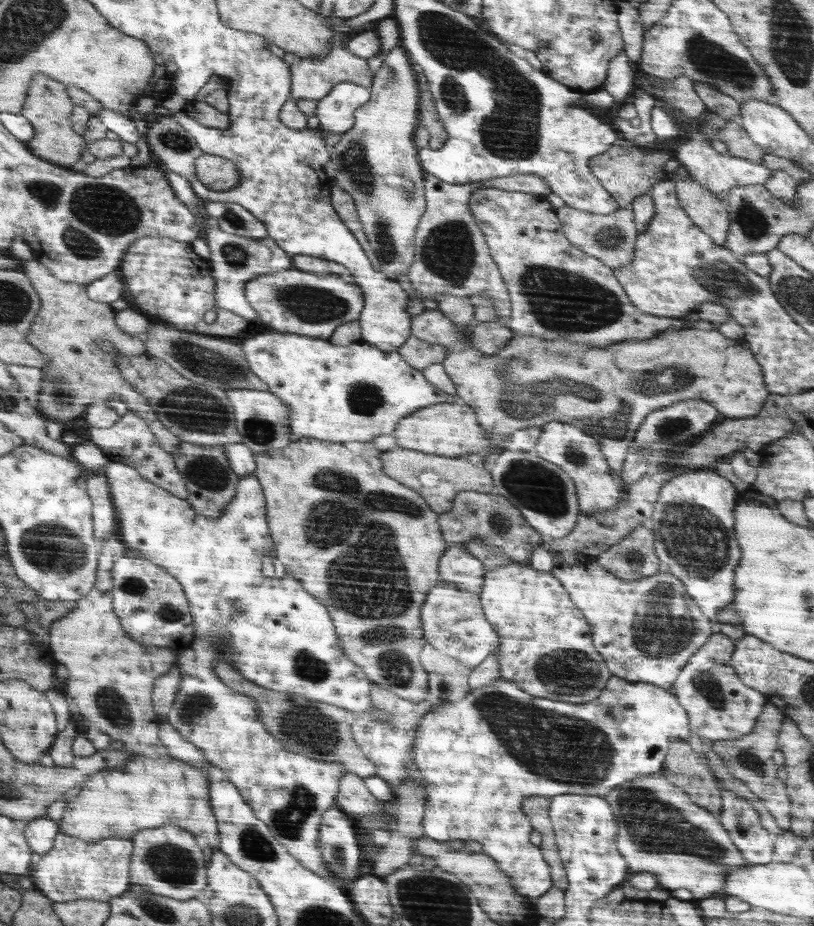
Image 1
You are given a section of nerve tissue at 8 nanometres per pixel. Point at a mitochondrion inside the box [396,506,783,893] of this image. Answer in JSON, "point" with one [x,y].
{"point":[559,747]}

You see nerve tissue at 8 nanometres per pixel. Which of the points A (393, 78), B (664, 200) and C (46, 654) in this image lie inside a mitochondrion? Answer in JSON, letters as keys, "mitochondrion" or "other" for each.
{"A":"mitochondrion","B":"other","C":"other"}

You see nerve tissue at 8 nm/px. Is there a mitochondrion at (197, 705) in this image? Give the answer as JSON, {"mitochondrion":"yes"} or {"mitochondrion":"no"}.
{"mitochondrion":"yes"}

